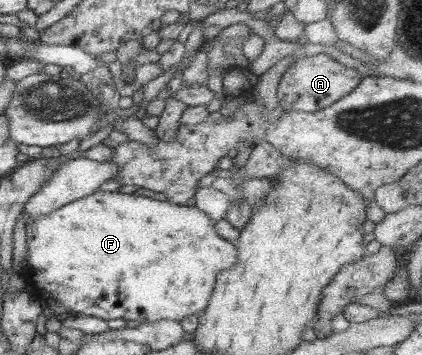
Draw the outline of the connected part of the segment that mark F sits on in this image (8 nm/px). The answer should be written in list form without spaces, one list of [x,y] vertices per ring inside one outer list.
[[[98,191],[92,195],[83,197],[67,203],[64,207],[52,211],[49,215],[43,215],[26,225],[27,233],[27,254],[26,270],[21,273],[21,277],[32,287],[34,295],[44,304],[47,299],[56,299],[66,309],[70,310],[74,316],[89,315],[110,321],[110,319],[126,319],[127,321],[139,321],[148,323],[160,321],[161,319],[171,319],[181,321],[189,315],[194,315],[206,309],[212,290],[217,281],[218,273],[234,267],[237,262],[236,245],[226,241],[217,234],[215,221],[208,215],[200,211],[196,206],[178,205],[170,203],[168,200],[160,201],[142,195],[124,194],[116,191]]]

